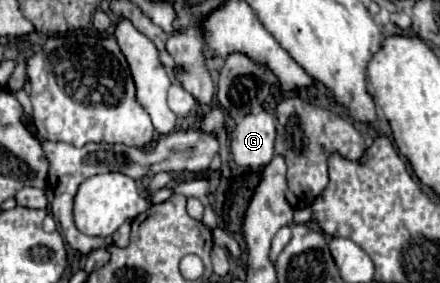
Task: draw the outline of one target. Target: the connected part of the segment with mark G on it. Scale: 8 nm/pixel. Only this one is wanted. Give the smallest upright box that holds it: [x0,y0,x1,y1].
[230,110,276,168]

